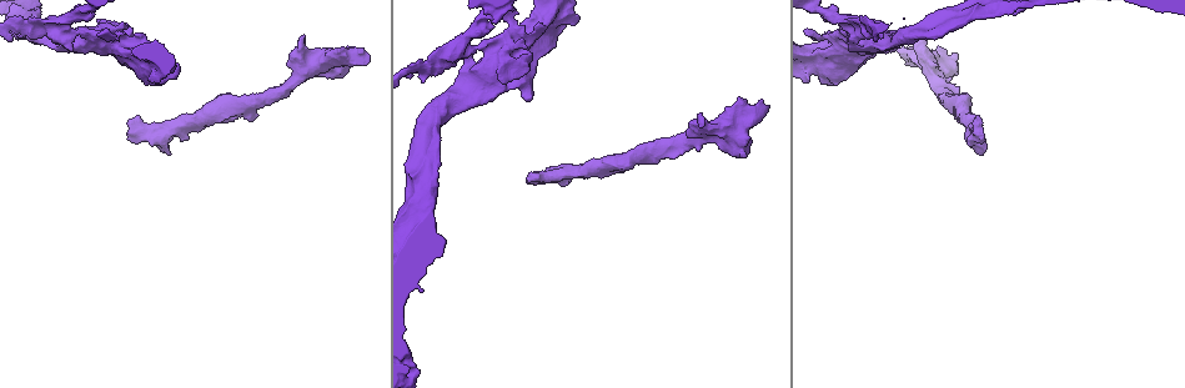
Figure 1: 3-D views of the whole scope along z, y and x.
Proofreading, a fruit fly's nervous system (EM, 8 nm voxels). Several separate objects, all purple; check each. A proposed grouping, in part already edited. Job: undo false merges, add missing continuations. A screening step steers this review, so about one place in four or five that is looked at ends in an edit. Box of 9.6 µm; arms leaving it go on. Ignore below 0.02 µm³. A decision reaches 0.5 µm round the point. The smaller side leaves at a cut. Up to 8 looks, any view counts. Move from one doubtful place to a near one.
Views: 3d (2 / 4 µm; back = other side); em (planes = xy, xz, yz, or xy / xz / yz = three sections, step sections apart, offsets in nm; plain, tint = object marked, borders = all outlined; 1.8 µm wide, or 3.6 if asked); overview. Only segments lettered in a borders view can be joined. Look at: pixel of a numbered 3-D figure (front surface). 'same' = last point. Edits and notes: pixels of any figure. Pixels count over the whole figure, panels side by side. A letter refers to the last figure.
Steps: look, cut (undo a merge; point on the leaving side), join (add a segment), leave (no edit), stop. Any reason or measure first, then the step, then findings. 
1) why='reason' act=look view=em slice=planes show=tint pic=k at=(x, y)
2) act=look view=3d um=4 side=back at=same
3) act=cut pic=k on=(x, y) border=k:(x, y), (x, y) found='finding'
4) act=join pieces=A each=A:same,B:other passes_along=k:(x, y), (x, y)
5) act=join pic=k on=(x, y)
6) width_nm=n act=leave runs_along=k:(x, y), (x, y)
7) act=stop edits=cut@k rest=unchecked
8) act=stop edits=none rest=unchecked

why='stops while still wide' act=look view=3d um=4 pic=1 at=(358, 47)

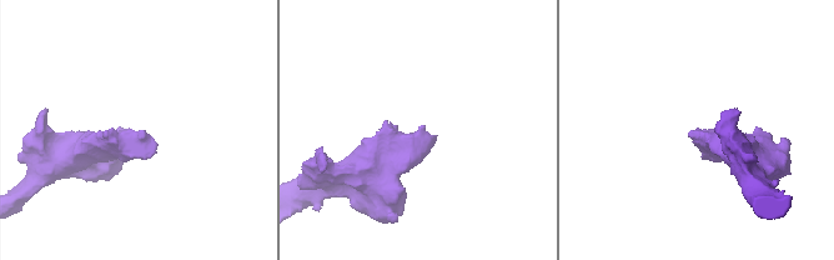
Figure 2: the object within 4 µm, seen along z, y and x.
act=look view=em um=3.6 slice=planes show=borders pic=2 at=(140, 132)

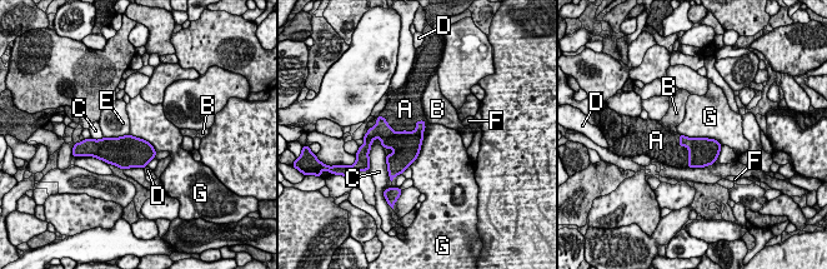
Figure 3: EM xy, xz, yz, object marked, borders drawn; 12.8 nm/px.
width_nm=360 act=join pieces=A each=A:same,B:other,C:other,D:other,E:other,F:other,G:other passes_along=3:(406, 145), (405, 130), (402, 111) found='the neuron continues'

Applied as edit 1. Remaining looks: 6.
why='branch point' act=look view=em slice=planes show=tint pic=1 at=(853, 39)

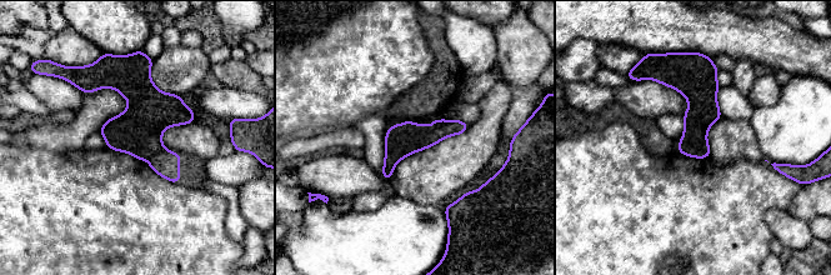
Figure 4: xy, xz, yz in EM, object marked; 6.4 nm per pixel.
why='see the neighbours' act=look view=em slice=planes show=borders at=same

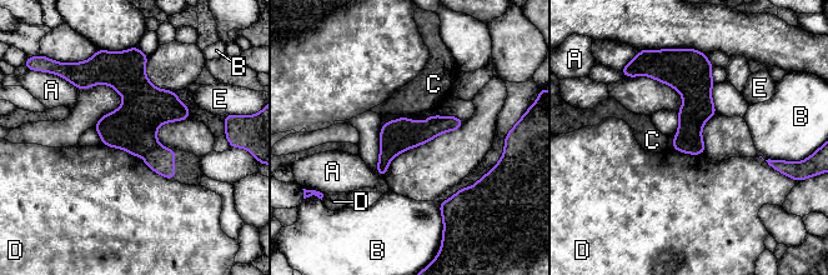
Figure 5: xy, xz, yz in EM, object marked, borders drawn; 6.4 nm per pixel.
longest_contact=D:260nm act=cut pic=5 on=(133, 126) each=A:other,B:other,C:other,D:other,E:other border=5:(159, 145), (144, 155) found='a second neuron is stuck on'

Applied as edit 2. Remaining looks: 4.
act=look view=overview

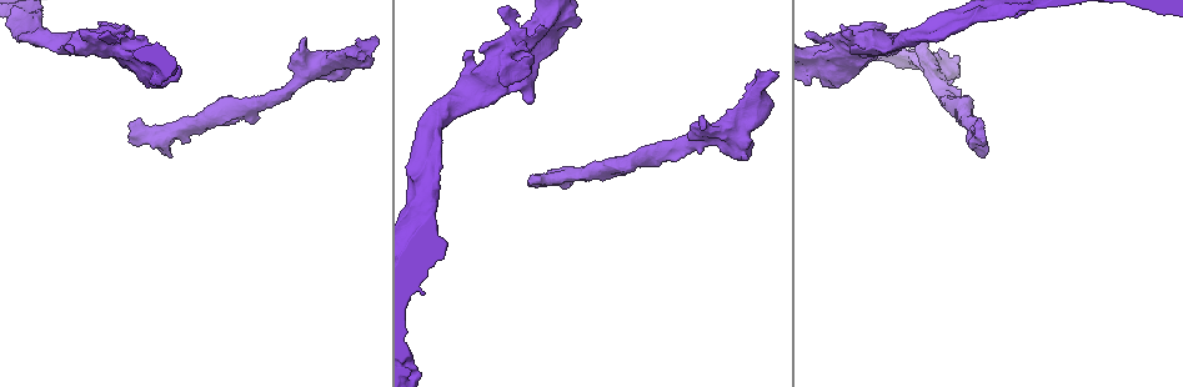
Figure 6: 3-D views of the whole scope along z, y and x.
why='an open end' act=look view=3d um=2 pic=6 at=(138, 39)

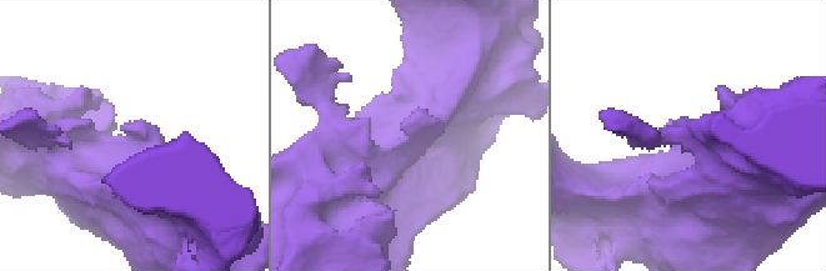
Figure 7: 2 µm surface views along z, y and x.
why='shape alone is not enough' act=look view=em slice=planes show=borders pic=7 at=(673, 121)

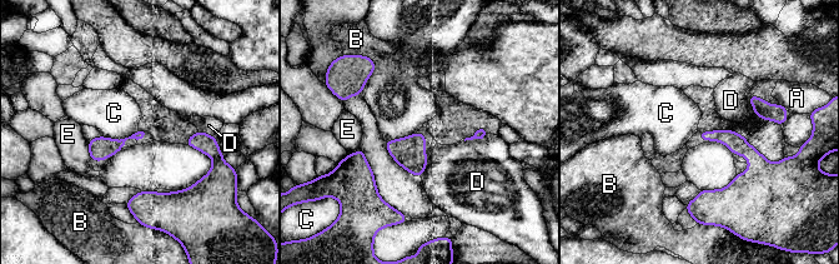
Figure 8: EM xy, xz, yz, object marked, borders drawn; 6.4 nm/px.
act=leave each=A:other,B:other,C:other,D:other,E:other border=8:(137, 130), (119, 139), (101, 137) found='no lettered segment goes on from it'

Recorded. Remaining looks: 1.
act=stop edits=join@3,cut@5 rest=unchecked

